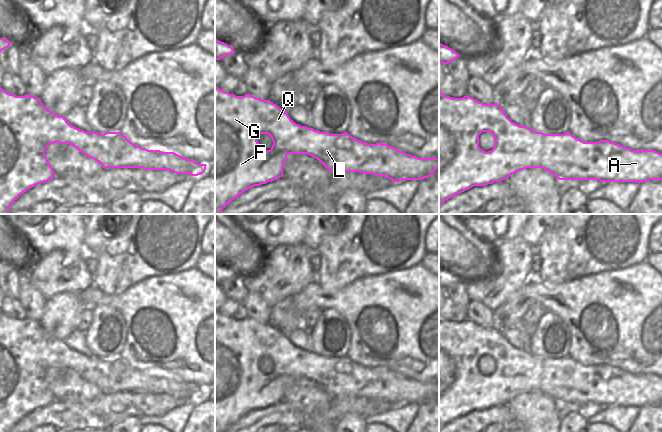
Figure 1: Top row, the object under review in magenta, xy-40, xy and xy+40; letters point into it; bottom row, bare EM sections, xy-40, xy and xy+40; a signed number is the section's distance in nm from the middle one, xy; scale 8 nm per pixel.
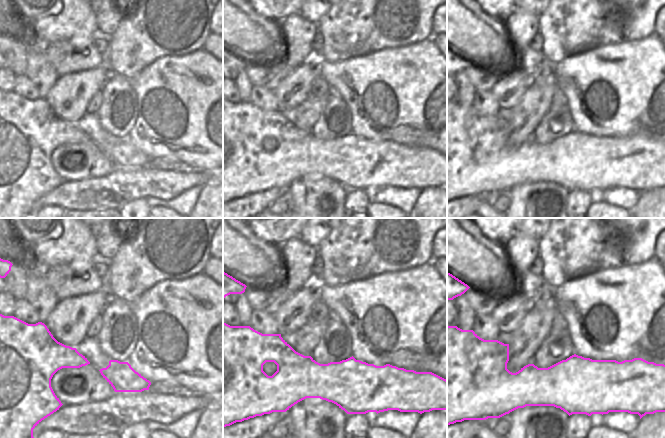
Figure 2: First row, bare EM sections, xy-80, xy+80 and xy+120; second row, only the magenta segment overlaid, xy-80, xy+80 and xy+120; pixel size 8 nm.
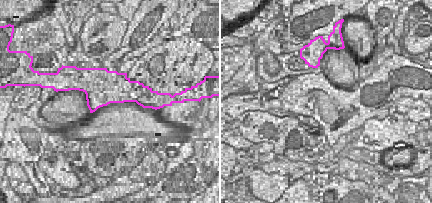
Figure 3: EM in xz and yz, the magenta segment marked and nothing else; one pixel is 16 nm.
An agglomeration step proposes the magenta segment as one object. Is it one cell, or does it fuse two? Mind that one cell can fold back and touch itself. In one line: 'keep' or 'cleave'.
cleave

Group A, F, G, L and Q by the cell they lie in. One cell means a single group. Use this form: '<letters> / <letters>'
A / F G L Q

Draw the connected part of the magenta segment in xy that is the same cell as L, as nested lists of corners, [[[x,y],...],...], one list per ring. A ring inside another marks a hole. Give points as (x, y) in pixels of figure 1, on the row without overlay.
[[[215,310],[215,432],[225,432],[246,414],[282,401],[283,391],[288,378],[308,378],[316,382],[331,396],[373,398],[368,394],[371,392],[369,389],[369,377],[375,375],[372,372],[373,370],[388,369],[380,366],[368,368],[350,360],[347,356],[330,358],[300,350],[289,341],[286,335],[270,324],[262,324],[250,318],[236,320],[224,316]],[[260,358],[268,358],[271,361],[273,369],[270,374],[266,374],[259,369],[257,363]]]

